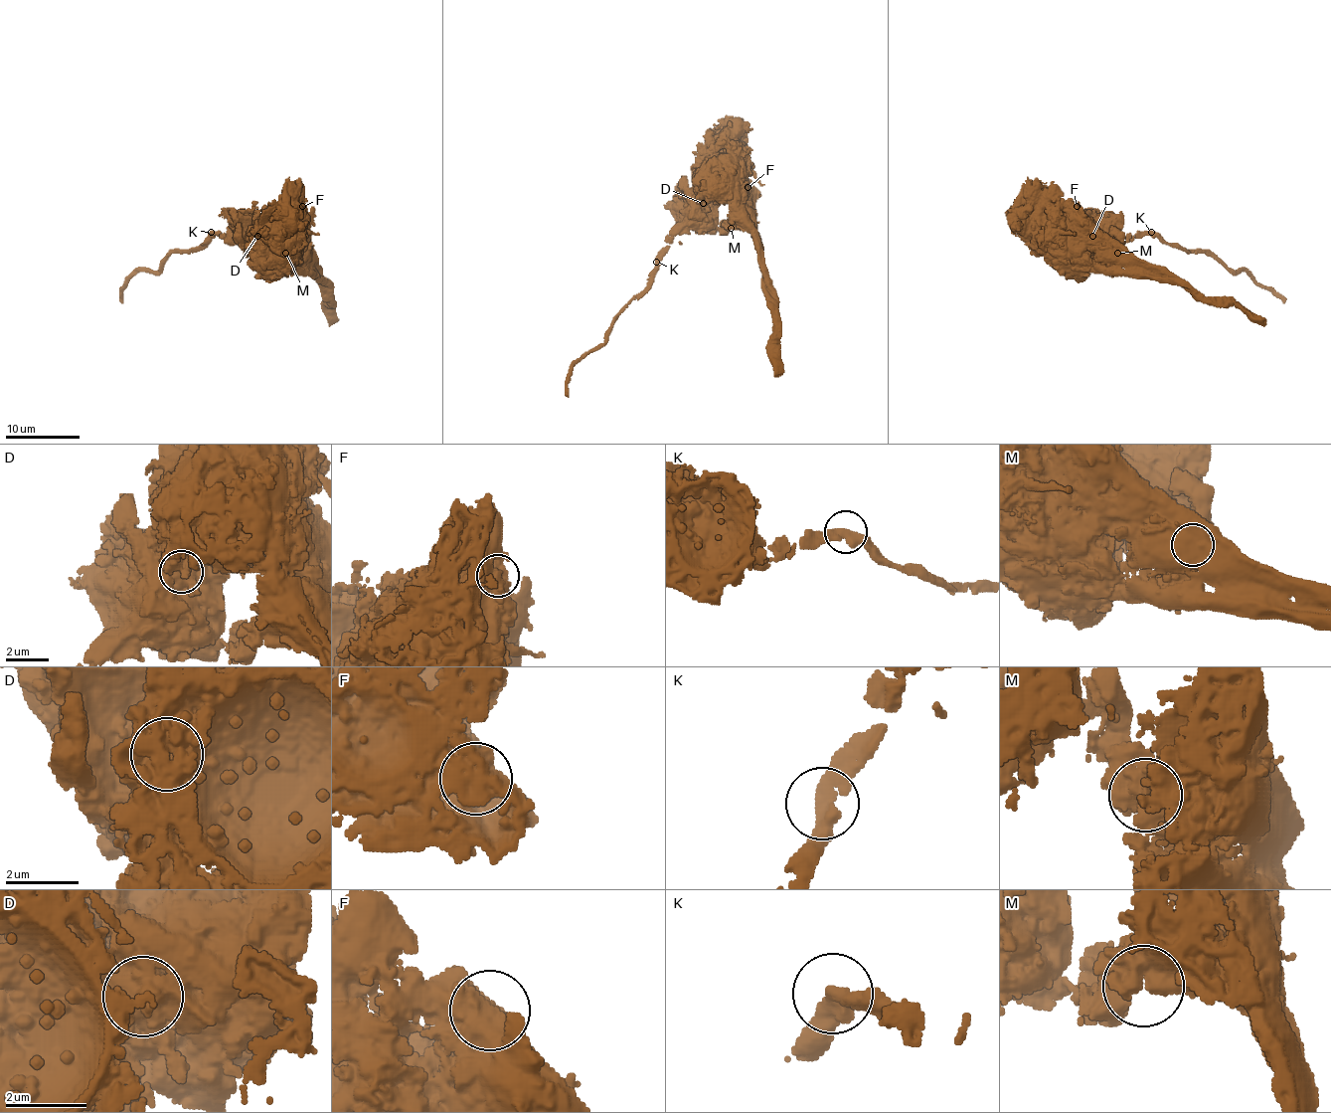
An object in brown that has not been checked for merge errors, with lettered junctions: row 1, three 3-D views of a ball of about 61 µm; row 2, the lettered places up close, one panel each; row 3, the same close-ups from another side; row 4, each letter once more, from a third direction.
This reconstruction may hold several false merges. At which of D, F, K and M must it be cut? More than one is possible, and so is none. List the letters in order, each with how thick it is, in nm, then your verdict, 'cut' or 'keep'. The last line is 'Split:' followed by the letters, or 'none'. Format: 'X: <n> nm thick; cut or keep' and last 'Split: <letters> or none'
D: 1600 nm thick; cut
F: 1100 nm thick; keep
K: 400 nm thick; keep
M: 900 nm thick; keep
Split: D

